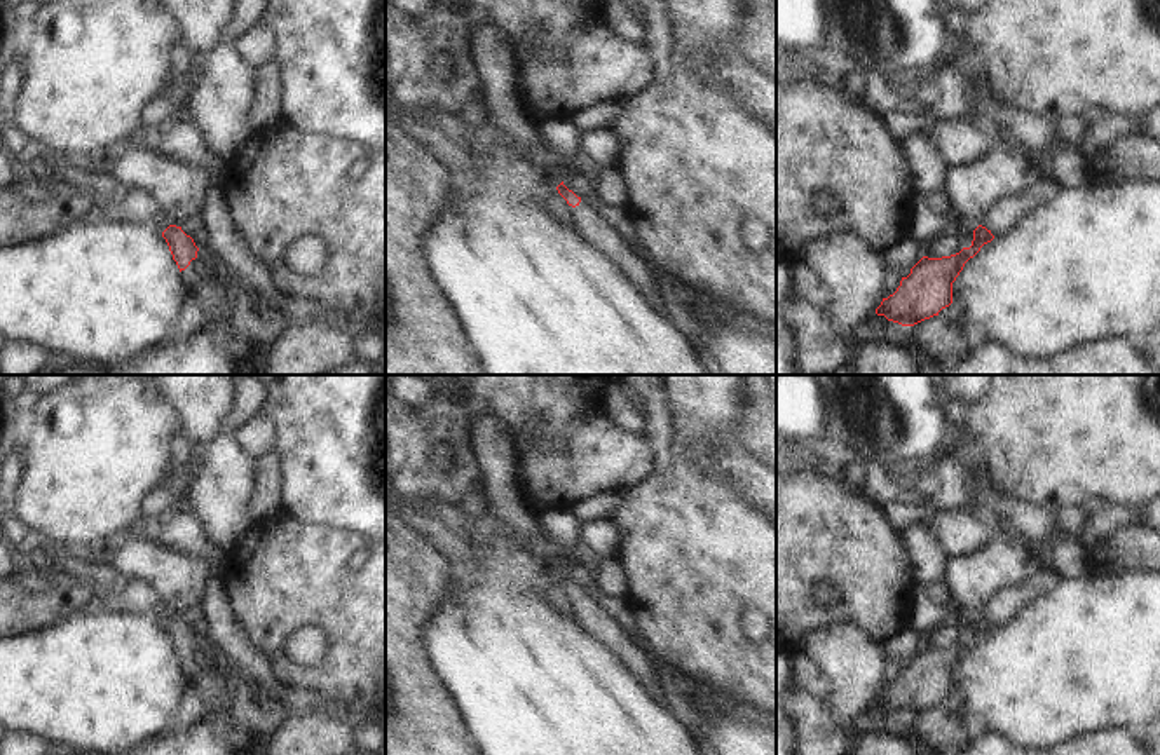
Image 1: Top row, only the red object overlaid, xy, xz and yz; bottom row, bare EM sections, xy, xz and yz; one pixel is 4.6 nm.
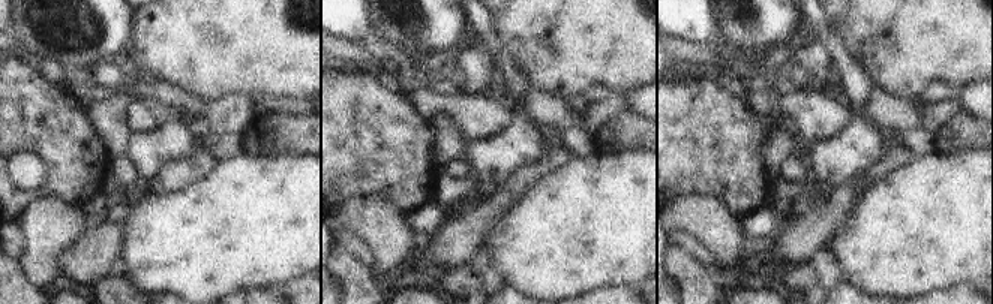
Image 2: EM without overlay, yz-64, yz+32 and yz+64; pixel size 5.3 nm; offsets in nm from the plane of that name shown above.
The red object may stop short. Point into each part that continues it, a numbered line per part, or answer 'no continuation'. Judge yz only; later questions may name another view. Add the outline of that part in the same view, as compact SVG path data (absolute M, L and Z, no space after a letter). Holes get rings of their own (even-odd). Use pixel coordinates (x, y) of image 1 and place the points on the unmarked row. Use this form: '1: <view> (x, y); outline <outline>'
no continuation

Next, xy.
no continuation

